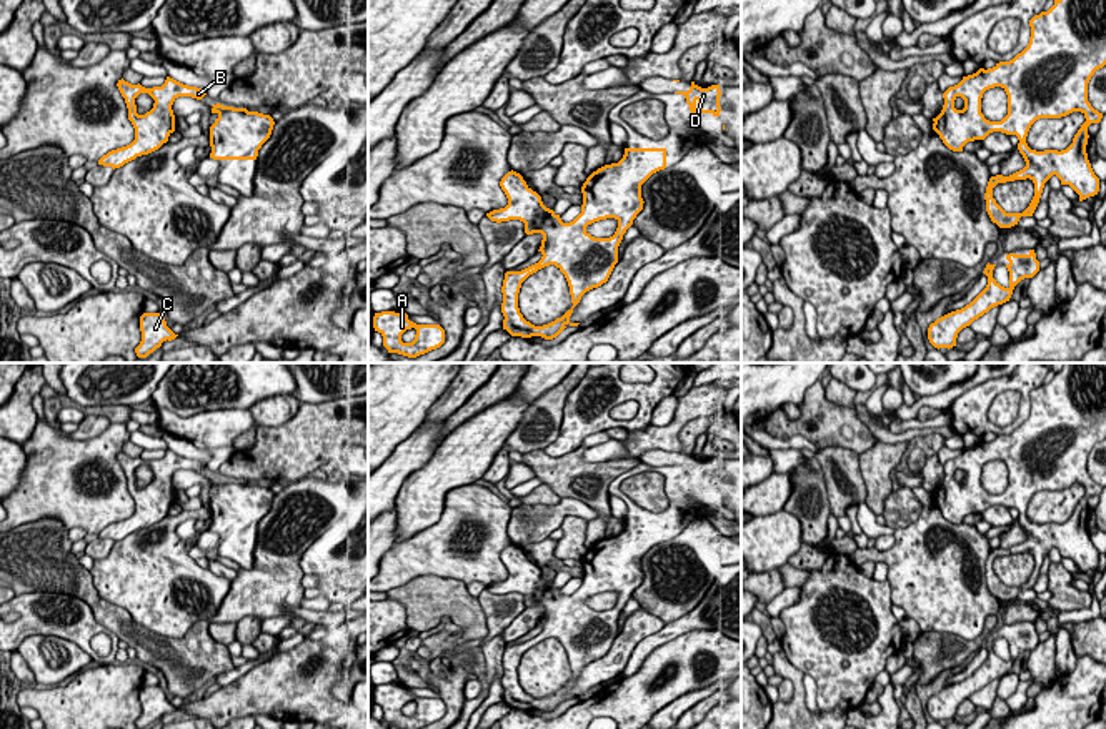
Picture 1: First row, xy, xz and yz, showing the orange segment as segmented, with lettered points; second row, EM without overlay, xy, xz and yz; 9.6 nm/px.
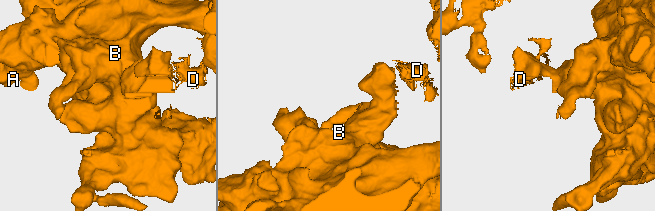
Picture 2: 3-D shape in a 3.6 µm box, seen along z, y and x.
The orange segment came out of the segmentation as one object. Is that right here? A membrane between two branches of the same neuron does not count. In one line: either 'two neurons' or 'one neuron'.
one neuron

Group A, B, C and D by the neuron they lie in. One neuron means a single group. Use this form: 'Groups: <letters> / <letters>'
Groups: A B C D

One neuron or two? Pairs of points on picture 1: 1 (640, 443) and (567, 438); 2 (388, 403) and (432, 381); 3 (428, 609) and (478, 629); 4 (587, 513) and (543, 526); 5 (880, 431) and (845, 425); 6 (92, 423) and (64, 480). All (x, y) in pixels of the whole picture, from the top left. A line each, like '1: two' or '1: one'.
1: two
2: one
3: one
4: one
5: two
6: two

